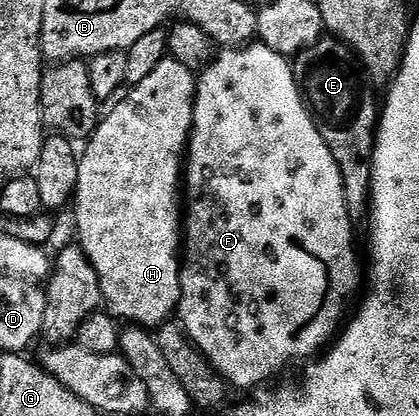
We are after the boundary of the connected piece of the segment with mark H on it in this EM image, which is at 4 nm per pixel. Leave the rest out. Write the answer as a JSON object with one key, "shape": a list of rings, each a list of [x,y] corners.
{"shape":[[[164,58],[149,77],[132,86],[131,92],[100,118],[86,140],[87,148],[81,151],[73,208],[83,237],[82,246],[99,273],[103,298],[111,315],[148,329],[168,322],[179,306],[181,176],[191,126],[195,123],[196,90],[196,72],[177,59]]]}

